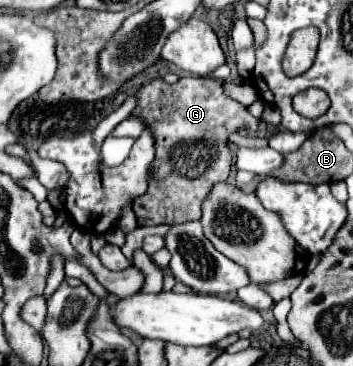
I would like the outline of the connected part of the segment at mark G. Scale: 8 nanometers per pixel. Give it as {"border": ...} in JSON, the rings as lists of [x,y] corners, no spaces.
{"border":[[[182,77],[174,85],[168,85],[160,79],[154,79],[146,83],[138,93],[138,107],[132,115],[138,115],[146,121],[146,127],[156,137],[156,157],[152,161],[150,171],[150,189],[138,197],[138,201],[132,203],[132,209],[138,217],[138,225],[174,225],[174,223],[186,223],[186,221],[198,221],[200,219],[200,207],[210,195],[212,187],[216,183],[226,181],[232,165],[232,155],[228,149],[228,135],[232,131],[238,131],[242,127],[256,131],[260,125],[258,119],[254,119],[244,105],[238,101],[226,97],[220,89],[220,83],[212,77]]]}

